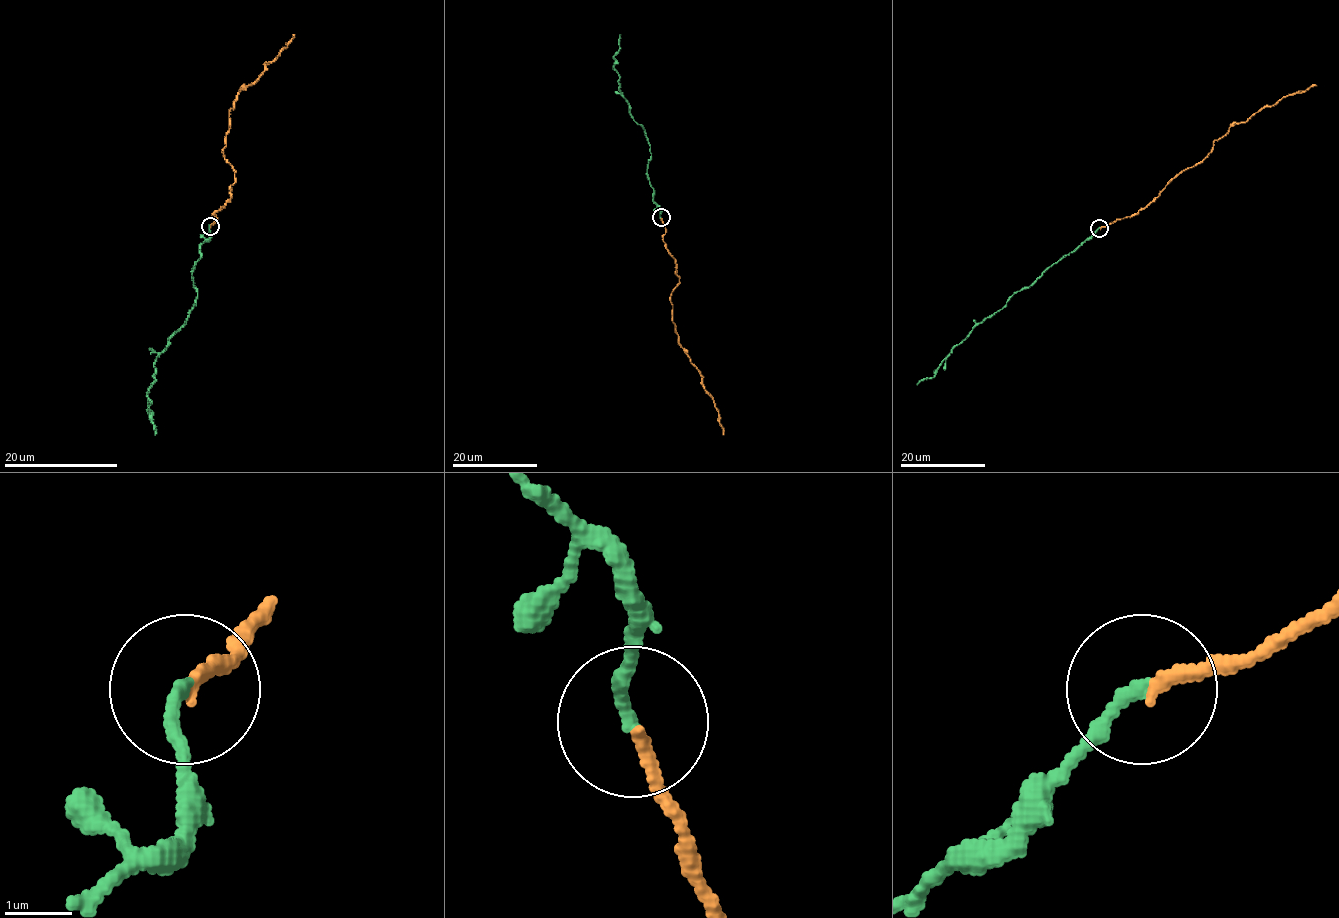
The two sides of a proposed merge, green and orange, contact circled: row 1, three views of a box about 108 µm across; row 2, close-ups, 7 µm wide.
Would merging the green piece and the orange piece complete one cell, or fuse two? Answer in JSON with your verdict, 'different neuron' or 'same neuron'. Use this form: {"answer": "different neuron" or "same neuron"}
{"answer": "same neuron"}

